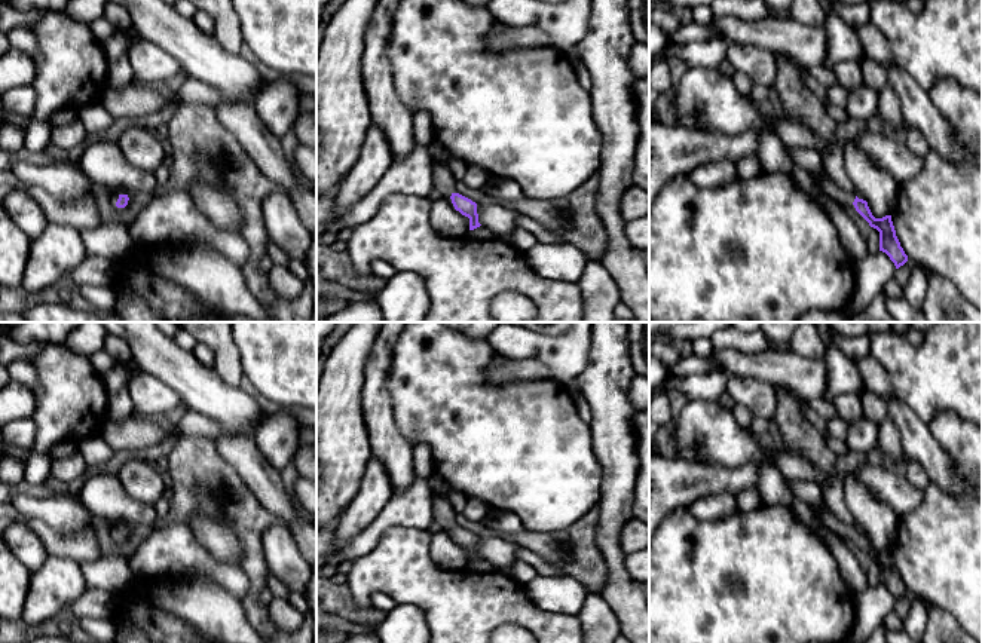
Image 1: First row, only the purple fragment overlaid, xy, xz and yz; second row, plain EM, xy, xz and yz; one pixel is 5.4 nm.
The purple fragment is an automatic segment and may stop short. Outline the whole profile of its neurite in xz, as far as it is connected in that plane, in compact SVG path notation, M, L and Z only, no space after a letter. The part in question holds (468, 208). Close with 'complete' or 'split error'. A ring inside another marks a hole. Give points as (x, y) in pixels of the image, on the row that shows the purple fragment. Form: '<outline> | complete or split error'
M432 165L432 184L443 198L450 198L456 211L469 218L469 230L480 227L477 203L455 192L456 178L446 165Z | split error

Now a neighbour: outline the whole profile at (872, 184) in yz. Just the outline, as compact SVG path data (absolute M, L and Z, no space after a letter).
M853 143L845 144L842 163L856 196L868 202L872 215L891 215L897 203L899 183L874 165Z

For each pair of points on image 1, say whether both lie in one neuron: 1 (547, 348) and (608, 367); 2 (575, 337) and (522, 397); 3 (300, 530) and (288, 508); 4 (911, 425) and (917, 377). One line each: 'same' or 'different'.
1: different
2: different
3: same
4: different

